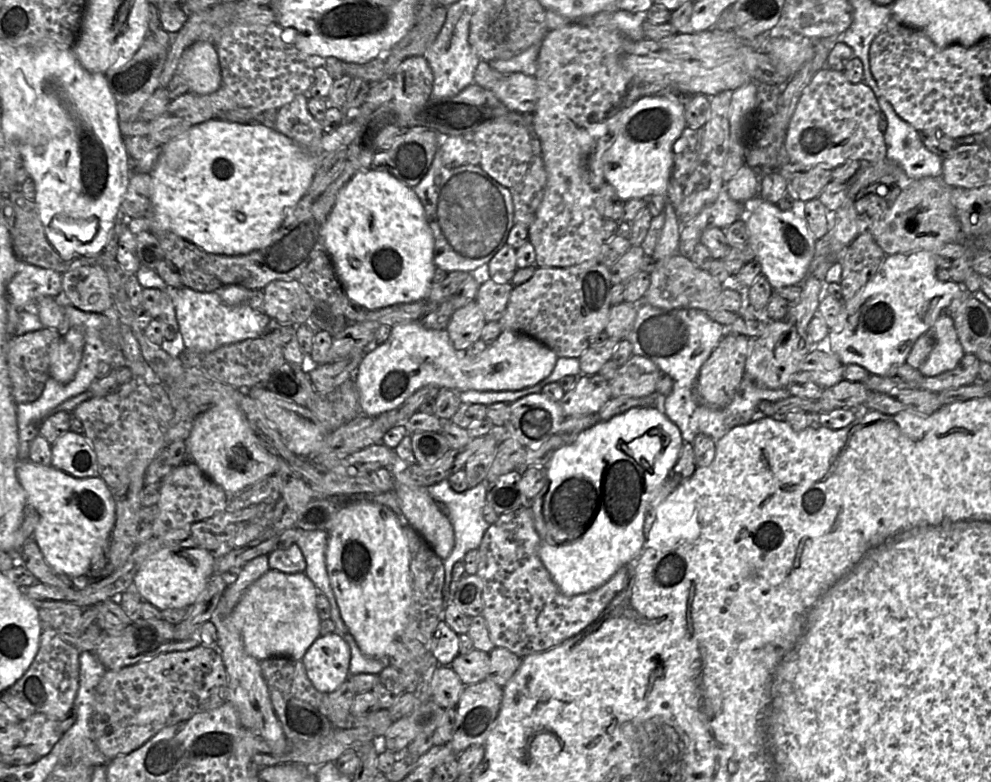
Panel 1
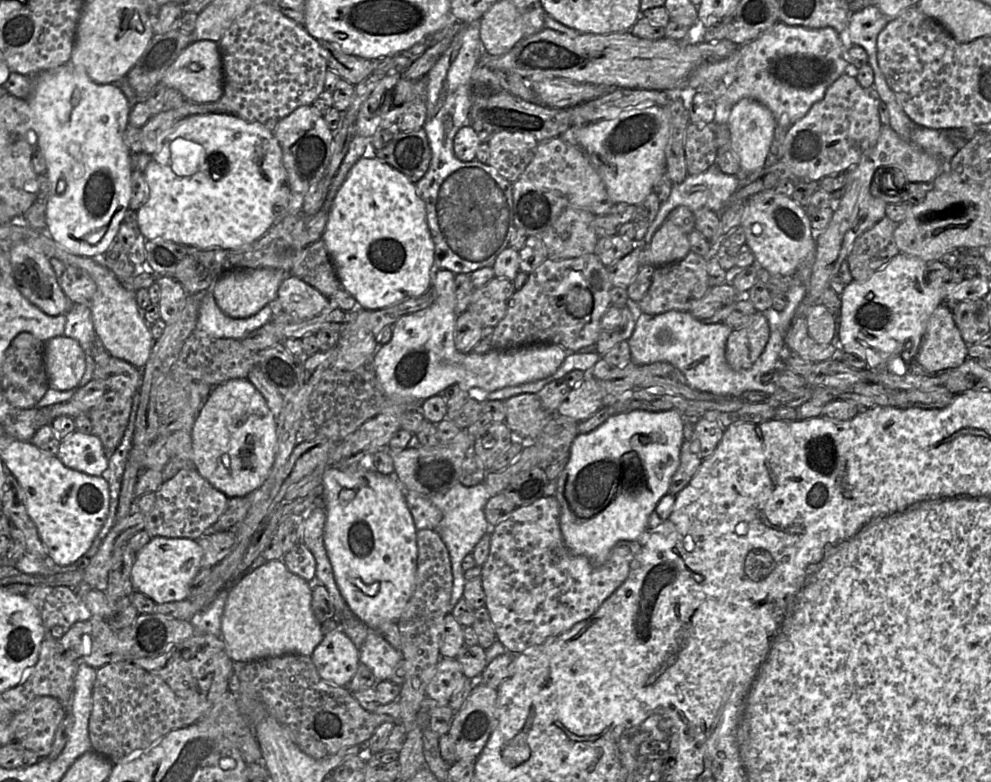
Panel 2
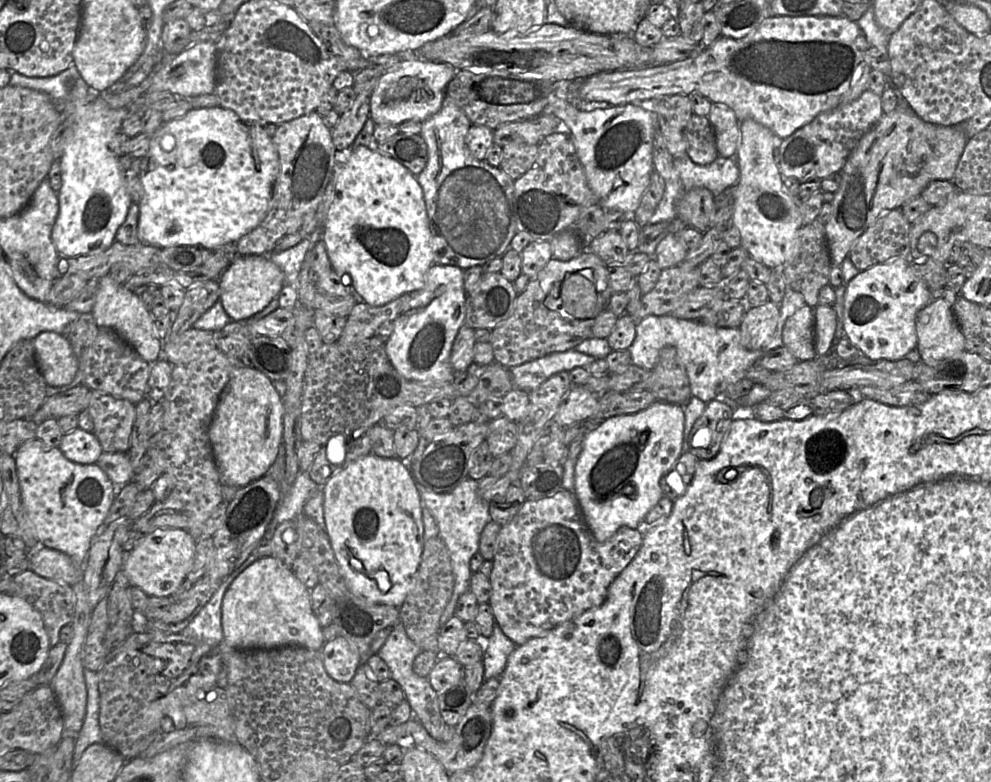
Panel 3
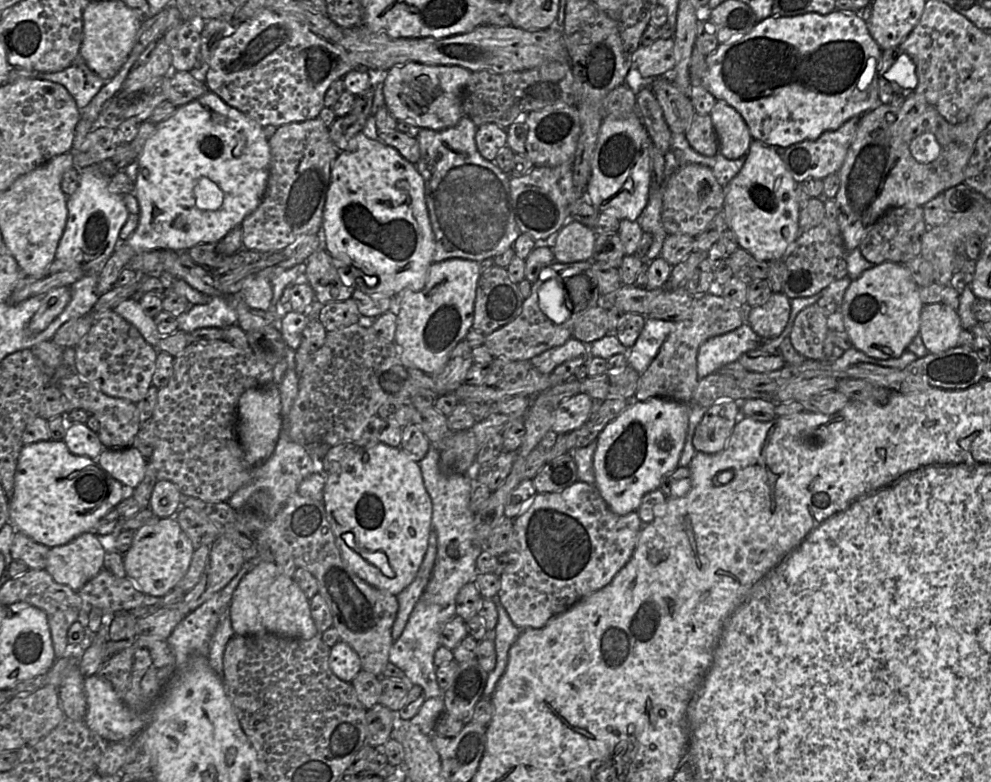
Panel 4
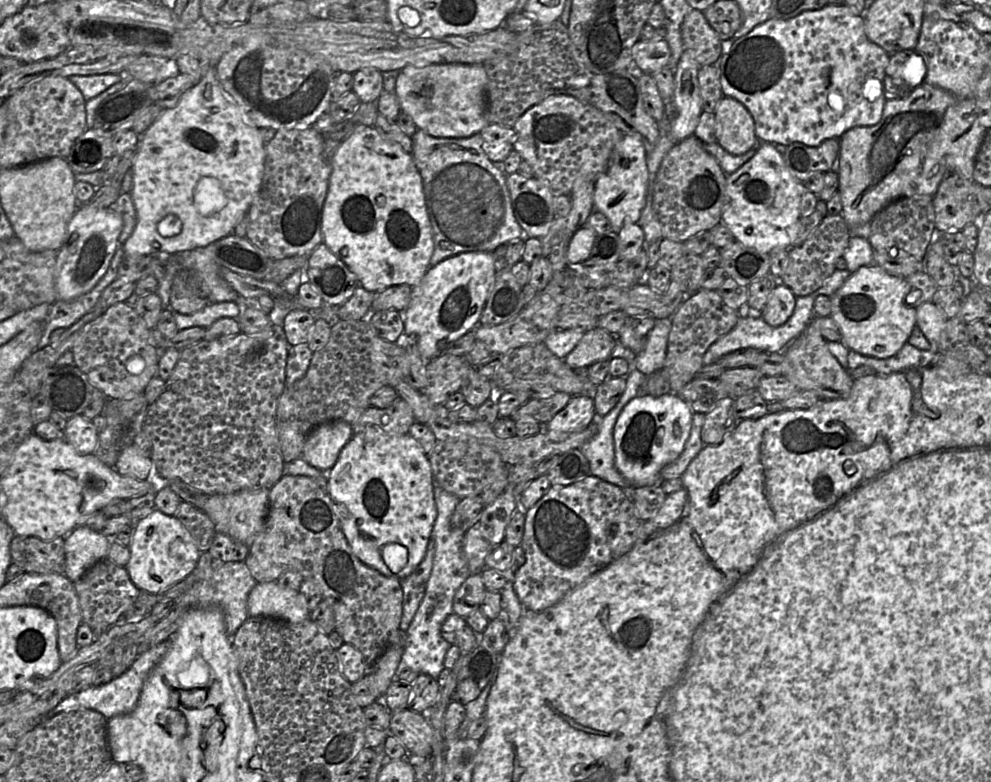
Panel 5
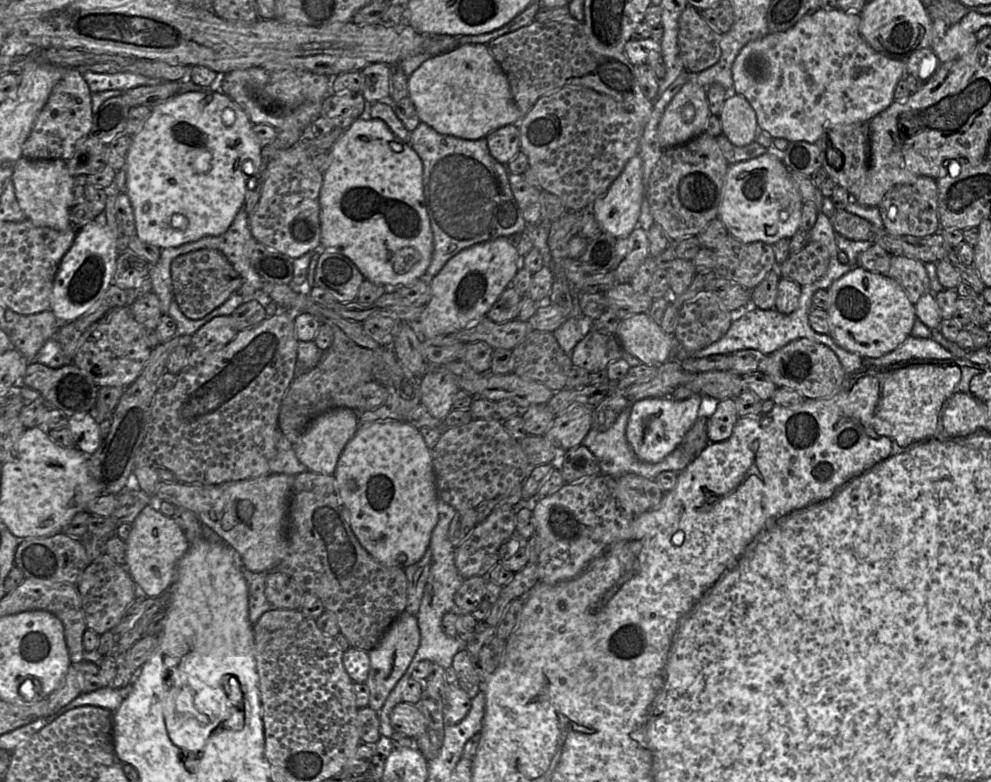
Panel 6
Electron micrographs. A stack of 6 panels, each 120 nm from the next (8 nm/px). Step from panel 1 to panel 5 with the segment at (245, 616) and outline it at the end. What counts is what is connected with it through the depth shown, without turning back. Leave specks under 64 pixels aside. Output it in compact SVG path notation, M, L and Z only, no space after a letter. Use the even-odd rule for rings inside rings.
M278 582L257 583L249 593L247 611L249 618L266 617L295 624L308 620L311 613L306 599L299 591L284 588Z

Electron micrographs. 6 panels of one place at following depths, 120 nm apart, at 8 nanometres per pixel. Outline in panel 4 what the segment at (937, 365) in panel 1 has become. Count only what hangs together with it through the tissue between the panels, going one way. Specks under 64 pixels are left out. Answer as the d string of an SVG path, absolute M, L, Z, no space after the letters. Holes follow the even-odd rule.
M944 303L924 305L920 336L929 353L938 354L958 346L963 327L956 310Z

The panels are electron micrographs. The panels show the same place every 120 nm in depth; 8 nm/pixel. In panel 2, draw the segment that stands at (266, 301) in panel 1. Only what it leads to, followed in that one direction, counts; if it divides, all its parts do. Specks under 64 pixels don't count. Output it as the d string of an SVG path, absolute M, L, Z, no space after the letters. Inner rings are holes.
M287 274L276 298L282 311L298 319L309 319L331 306L331 301L302 279Z

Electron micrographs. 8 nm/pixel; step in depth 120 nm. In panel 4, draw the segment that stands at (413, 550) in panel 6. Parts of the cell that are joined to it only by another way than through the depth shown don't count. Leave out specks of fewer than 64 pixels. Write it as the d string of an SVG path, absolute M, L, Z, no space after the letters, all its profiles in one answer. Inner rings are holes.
M384 443L353 448L341 459L340 469L327 475L323 489L327 519L343 559L362 580L395 596L415 579L432 529L432 501L418 462L401 447Z

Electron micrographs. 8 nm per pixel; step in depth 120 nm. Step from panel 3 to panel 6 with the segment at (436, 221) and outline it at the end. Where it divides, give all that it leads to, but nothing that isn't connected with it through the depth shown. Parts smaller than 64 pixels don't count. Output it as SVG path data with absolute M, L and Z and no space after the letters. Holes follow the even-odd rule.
M421 122L410 133L410 146L422 161L426 207L433 232L433 255L424 278L430 280L450 258L463 249L526 230L526 221L510 187L509 172L505 165L490 154L485 138L467 140L443 135Z

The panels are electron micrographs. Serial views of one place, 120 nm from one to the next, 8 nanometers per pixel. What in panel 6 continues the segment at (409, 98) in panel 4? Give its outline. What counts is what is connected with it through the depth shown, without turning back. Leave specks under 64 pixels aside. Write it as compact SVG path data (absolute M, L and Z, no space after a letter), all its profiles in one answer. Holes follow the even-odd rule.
M465 44L435 55L421 64L408 78L408 96L414 103L420 121L436 132L461 139L478 140L507 125L518 124L518 110L507 77L485 44Z

